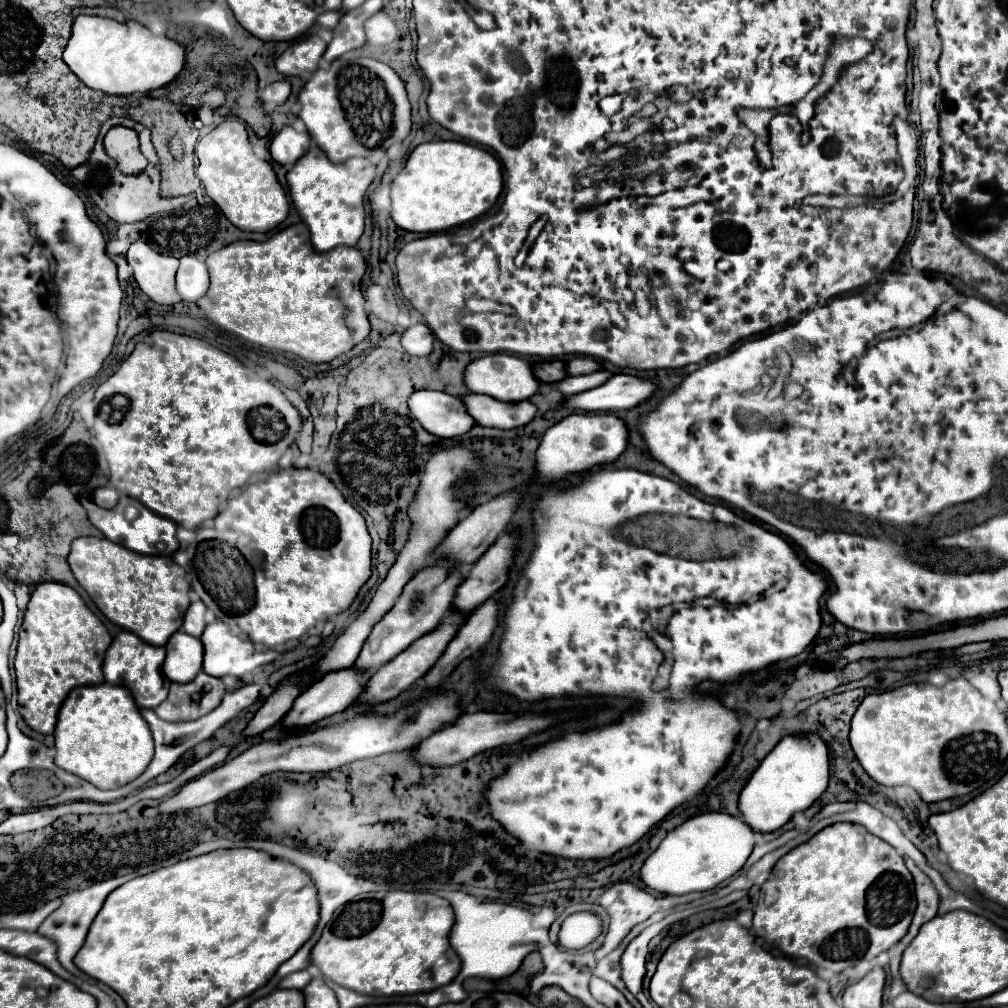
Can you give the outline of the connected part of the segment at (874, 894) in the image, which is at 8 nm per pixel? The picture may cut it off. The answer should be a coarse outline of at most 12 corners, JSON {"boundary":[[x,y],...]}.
{"boundary":[[859,824],[785,854],[753,930],[843,972],[907,934],[915,884]]}

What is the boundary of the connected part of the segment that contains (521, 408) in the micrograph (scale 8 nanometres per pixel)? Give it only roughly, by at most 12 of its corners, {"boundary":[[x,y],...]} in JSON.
{"boundary":[[463,396],[477,424],[501,430],[525,426],[537,414],[529,400],[501,402]]}

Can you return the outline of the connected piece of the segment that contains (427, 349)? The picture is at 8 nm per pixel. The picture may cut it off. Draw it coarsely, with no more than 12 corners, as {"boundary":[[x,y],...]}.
{"boundary":[[415,324],[403,332],[401,344],[411,356],[433,352],[429,326]]}

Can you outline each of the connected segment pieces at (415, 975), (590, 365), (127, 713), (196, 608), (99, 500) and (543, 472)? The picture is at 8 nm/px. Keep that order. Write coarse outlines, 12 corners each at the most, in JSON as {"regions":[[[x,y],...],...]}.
{"regions":[[[367,892],[311,950],[369,996],[431,992],[461,960],[447,900]],[[575,358],[567,362],[569,376],[601,370],[593,358]],[[73,688],[55,764],[101,790],[139,778],[153,736],[131,692]],[[195,600],[185,614],[181,630],[199,638],[205,630],[205,610]],[[95,488],[91,500],[101,508],[115,508],[115,488]],[[571,414],[535,452],[537,484],[615,462],[629,430],[613,414]]]}

